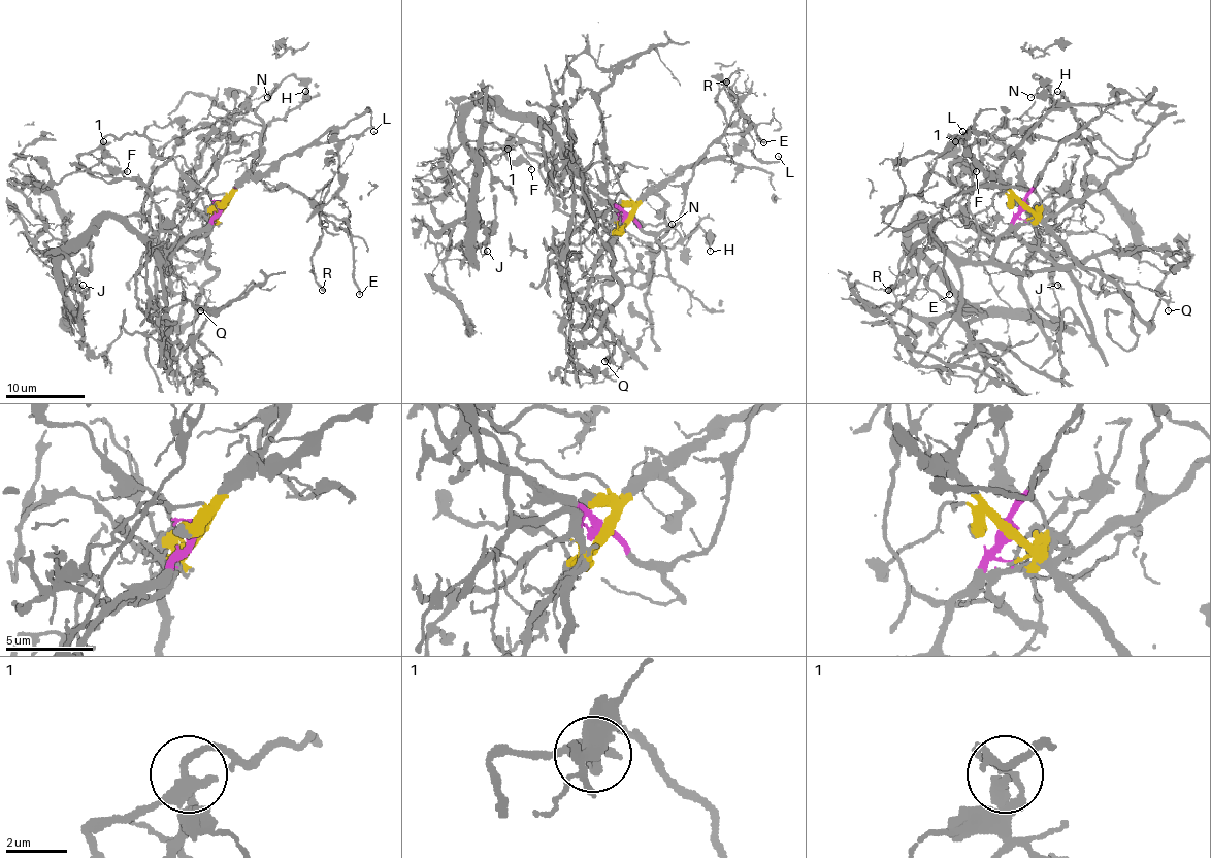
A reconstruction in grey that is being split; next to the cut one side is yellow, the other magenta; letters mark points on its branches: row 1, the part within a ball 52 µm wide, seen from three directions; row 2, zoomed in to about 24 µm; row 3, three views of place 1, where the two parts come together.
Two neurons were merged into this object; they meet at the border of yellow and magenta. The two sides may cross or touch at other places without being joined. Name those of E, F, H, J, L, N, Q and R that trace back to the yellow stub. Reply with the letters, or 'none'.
F, H, L, N

